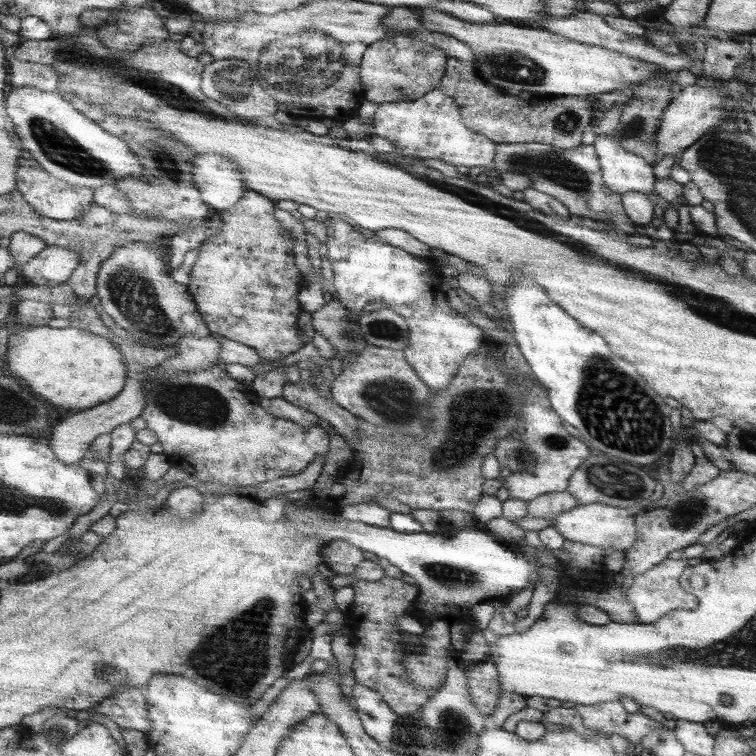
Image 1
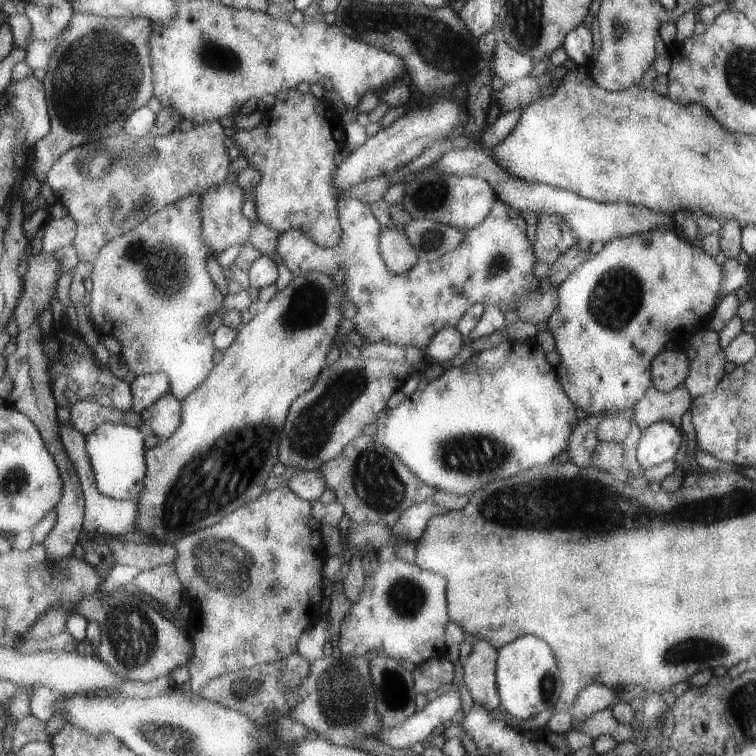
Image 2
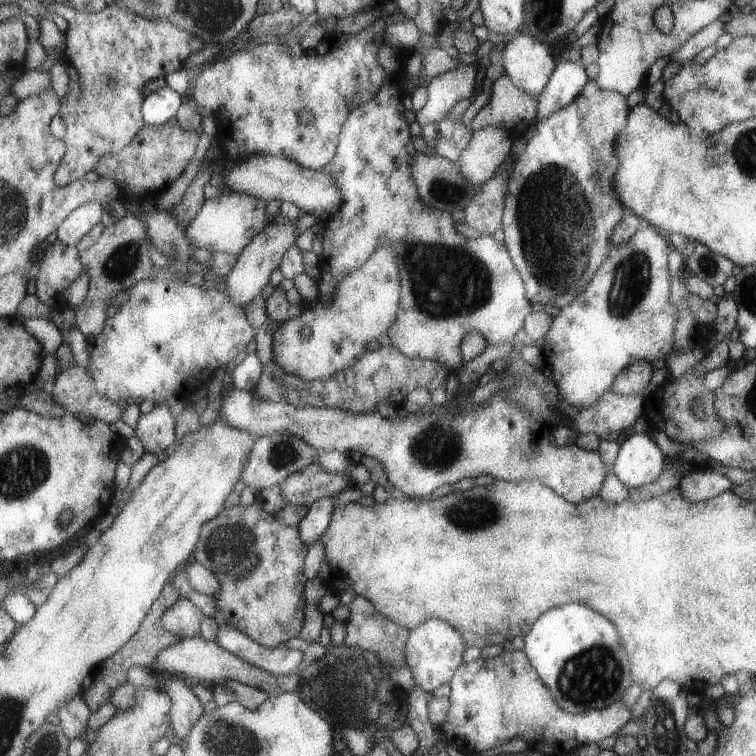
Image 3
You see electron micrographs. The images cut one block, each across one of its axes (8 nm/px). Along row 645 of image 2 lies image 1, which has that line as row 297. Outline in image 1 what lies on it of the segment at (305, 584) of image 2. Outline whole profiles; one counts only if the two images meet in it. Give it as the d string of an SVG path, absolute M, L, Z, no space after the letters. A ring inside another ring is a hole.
M247 190L239 203L220 214L223 215L223 229L219 236L209 237L203 243L187 284L211 334L250 346L267 362L299 352L306 345L299 337L299 316L302 312L298 296L304 287L304 275L295 264L293 236L275 218L274 200L254 190Z

